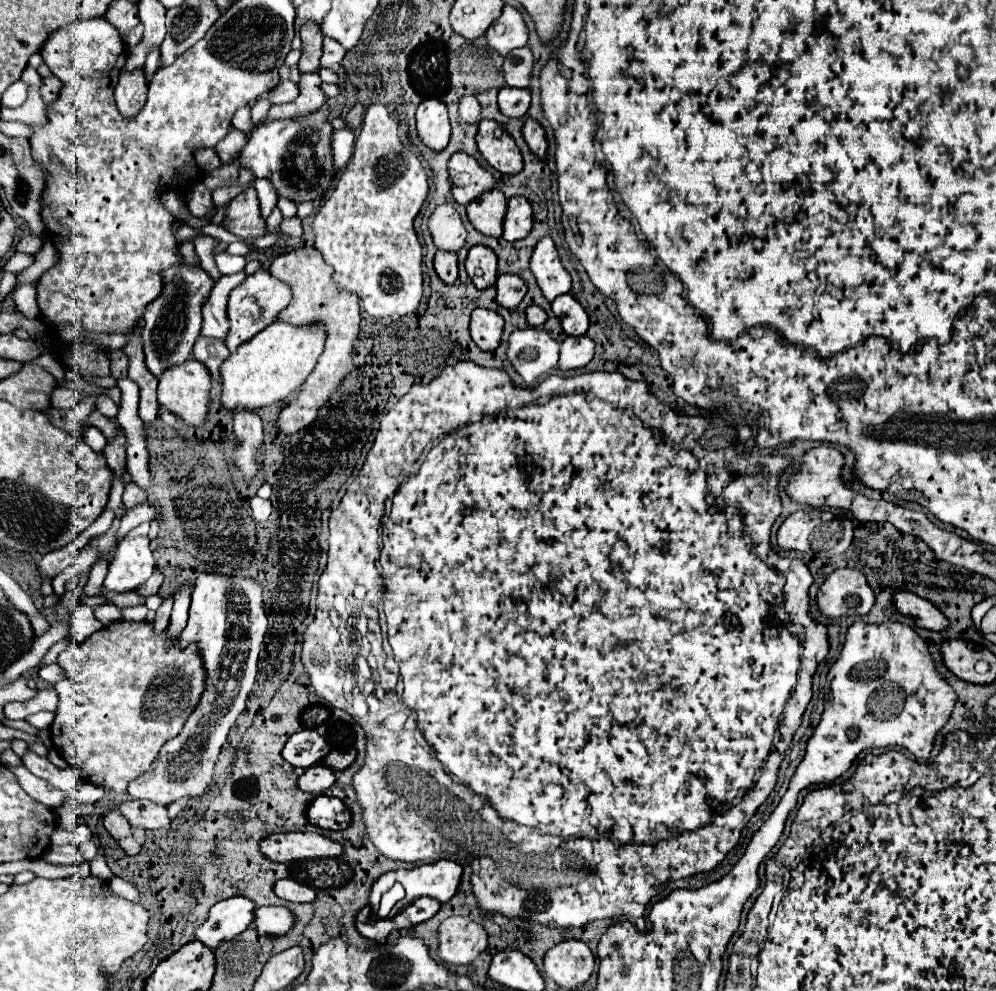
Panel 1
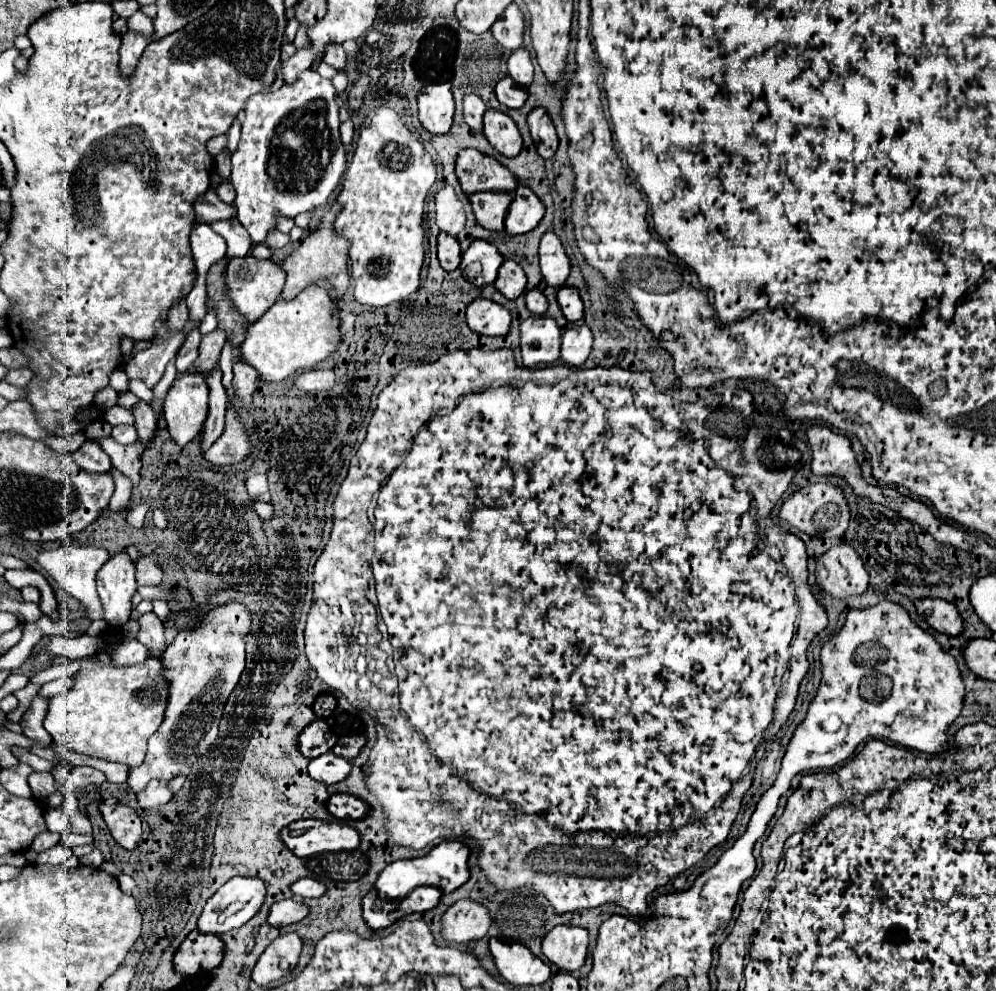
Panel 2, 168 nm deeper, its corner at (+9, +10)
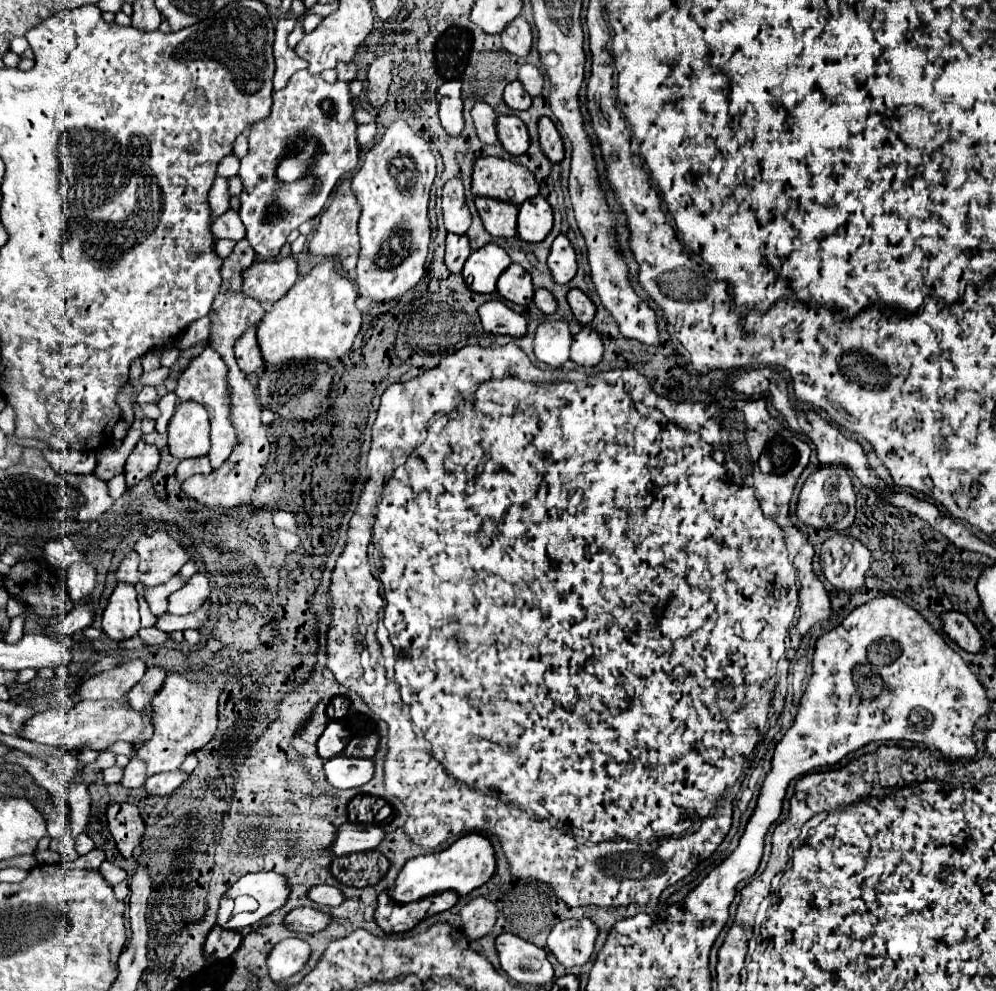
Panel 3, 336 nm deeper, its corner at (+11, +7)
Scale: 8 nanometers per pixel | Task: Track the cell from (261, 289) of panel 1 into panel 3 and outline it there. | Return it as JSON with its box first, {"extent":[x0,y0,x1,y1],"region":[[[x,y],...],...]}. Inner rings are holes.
{"extent":[243,260,297,302],"region":[[[255,260],[243,274],[243,294],[259,302],[277,302],[297,282],[297,262],[283,260]]]}

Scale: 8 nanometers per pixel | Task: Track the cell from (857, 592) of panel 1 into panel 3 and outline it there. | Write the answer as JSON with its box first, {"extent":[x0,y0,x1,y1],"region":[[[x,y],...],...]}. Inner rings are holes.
{"extent":[821,536,871,592],"region":[[[831,536],[821,546],[821,570],[835,590],[855,592],[865,584],[871,552],[853,536]]]}

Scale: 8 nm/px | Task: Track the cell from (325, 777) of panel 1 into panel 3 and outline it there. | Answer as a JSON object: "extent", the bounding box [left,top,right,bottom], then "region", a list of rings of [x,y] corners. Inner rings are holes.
{"extent":[325,754,373,788],"region":[[[343,754],[325,760],[325,778],[335,788],[357,788],[371,780],[373,760],[367,758],[347,758]]]}

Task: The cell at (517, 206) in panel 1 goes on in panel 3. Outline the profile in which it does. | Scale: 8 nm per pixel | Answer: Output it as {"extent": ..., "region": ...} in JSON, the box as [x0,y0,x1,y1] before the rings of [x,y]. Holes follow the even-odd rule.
{"extent":[517,196,553,242],"region":[[[543,196],[529,198],[529,202],[523,202],[519,206],[517,236],[525,242],[541,242],[553,226],[551,214],[551,206]]]}

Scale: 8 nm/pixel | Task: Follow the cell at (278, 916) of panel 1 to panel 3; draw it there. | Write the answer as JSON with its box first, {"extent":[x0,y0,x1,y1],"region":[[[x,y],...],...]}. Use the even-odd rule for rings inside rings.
{"extent":[285,908,329,932],"region":[[[295,908],[285,916],[285,926],[293,932],[319,932],[323,928],[327,928],[329,924],[329,914],[315,910],[315,908]]]}

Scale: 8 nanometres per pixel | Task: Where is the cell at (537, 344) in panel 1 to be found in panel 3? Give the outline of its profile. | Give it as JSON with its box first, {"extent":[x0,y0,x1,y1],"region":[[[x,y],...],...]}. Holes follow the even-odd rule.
{"extent":[533,320,571,368],"region":[[[545,320],[537,326],[533,338],[533,350],[539,362],[559,368],[569,360],[569,346],[571,346],[571,332],[565,320]]]}

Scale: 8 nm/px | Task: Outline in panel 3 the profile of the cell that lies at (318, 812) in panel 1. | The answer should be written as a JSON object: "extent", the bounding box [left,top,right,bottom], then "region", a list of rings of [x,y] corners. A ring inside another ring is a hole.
{"extent":[347,794,385,822],"region":[[[357,794],[349,804],[347,804],[347,816],[351,822],[377,822],[375,816],[377,812],[385,806],[383,798],[369,796],[369,794]]]}

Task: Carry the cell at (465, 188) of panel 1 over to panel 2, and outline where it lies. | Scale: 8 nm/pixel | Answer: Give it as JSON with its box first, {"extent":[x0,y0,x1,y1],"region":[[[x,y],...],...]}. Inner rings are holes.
{"extent":[457,149,519,195],"region":[[[463,149],[457,157],[457,177],[467,195],[477,191],[507,191],[519,187],[519,179],[497,159],[477,149]]]}

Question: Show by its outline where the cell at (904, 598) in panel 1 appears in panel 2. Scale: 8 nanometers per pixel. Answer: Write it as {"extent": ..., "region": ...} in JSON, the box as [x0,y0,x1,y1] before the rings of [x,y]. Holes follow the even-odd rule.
{"extent":[915,599,963,637],"region":[[[919,599],[915,601],[915,607],[935,631],[951,637],[963,633],[963,619],[953,603],[943,599]]]}

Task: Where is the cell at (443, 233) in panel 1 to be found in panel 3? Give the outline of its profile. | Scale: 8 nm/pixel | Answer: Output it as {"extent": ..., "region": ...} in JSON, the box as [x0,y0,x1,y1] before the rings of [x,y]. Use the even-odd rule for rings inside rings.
{"extent":[441,178,471,234],"region":[[[453,178],[443,186],[441,208],[443,208],[445,228],[453,234],[465,234],[467,228],[471,226],[471,212],[465,206],[465,194],[463,194],[461,180]]]}

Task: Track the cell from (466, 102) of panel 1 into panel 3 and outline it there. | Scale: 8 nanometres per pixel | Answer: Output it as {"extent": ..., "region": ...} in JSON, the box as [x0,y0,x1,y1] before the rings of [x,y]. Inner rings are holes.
{"extent":[471,102,497,144],"region":[[[475,102],[471,108],[471,118],[473,118],[479,140],[483,144],[495,144],[497,142],[497,134],[495,134],[497,112],[485,102]]]}

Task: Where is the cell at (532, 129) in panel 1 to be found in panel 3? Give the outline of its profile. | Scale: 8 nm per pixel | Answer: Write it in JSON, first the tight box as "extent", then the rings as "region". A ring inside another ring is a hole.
{"extent":[537,116,563,162],"region":[[[541,116],[537,122],[537,130],[539,130],[539,142],[541,142],[543,154],[551,162],[561,162],[563,160],[563,140],[561,140],[553,120],[547,116]]]}

